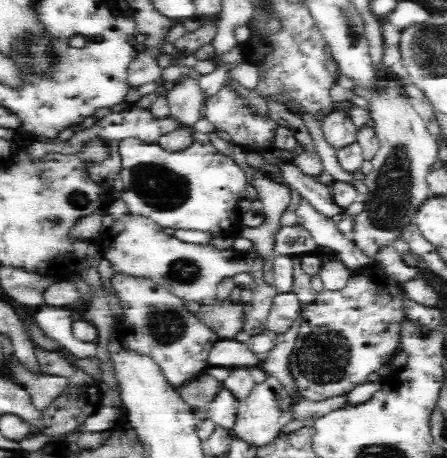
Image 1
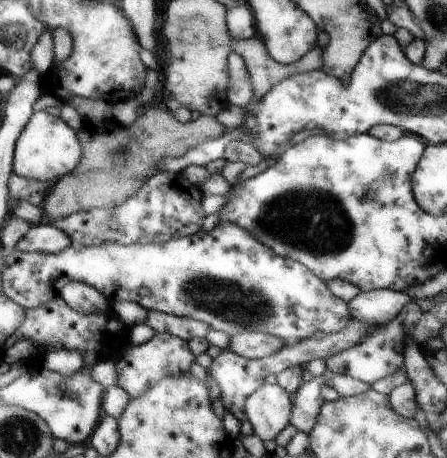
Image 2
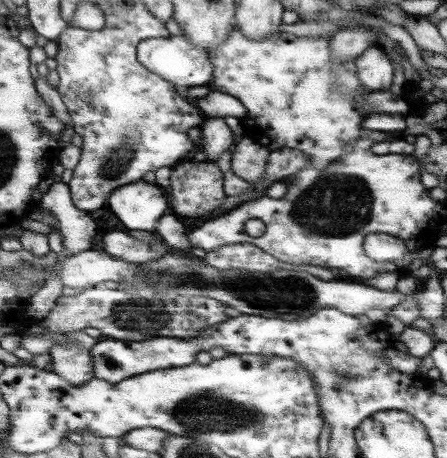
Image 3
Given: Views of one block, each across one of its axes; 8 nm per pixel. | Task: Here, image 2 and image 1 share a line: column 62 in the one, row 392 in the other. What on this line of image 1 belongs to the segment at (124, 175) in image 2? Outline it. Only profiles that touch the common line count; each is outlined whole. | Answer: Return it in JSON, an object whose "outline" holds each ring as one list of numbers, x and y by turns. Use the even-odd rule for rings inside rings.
{"outline":[[202,374,200,378,184,384,182,388,176,388,180,392,180,396,194,408,194,414,198,420,206,418,206,410,208,410,208,404,224,390,222,386,224,382,218,382,214,376,210,374]]}

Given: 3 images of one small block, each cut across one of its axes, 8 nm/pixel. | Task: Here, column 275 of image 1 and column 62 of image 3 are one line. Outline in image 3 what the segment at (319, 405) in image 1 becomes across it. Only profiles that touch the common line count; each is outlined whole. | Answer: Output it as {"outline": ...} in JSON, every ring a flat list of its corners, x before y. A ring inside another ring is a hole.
{"outline":[[57,344,51,352,53,356,53,370,67,378,71,384,85,384,89,380,95,380,95,366,91,360,89,350,83,348,67,348,67,344]]}

